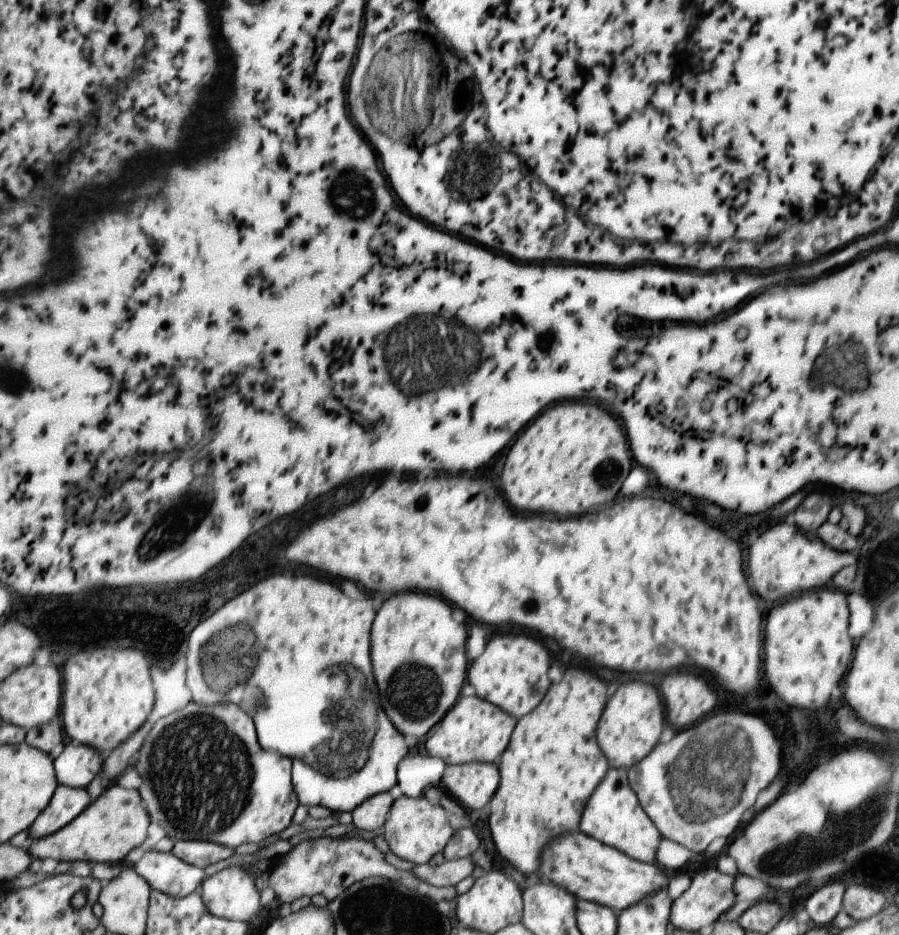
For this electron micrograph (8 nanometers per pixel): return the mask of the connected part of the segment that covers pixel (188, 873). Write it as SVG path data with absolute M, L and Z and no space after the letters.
M148 851L131 867L149 882L152 889L171 897L186 898L200 892L206 880L203 868L184 862L173 852Z

